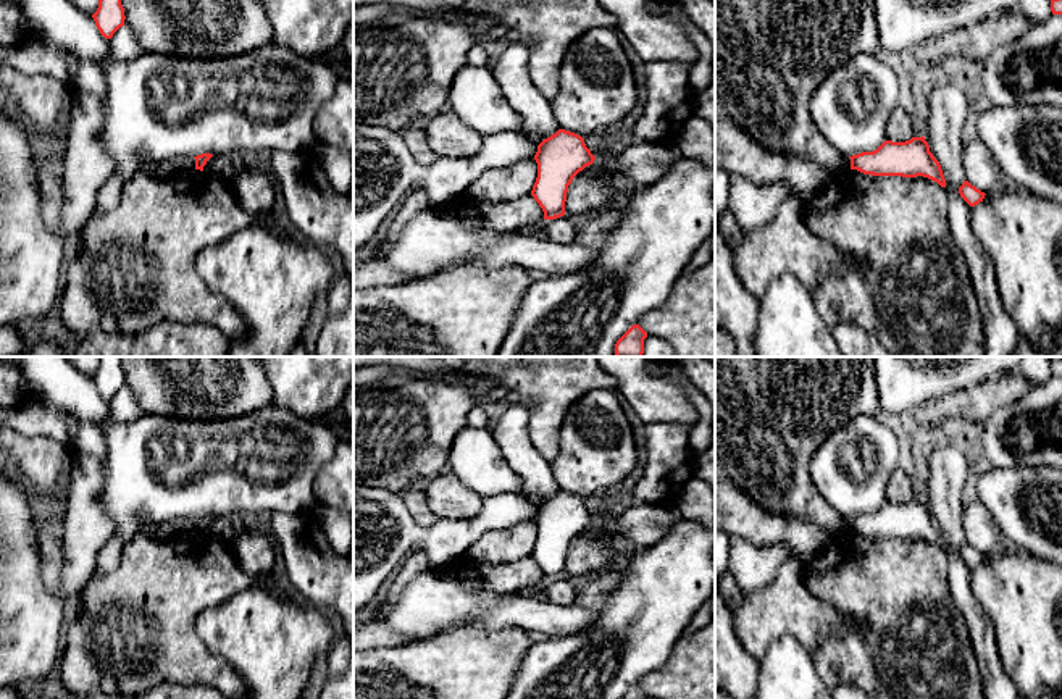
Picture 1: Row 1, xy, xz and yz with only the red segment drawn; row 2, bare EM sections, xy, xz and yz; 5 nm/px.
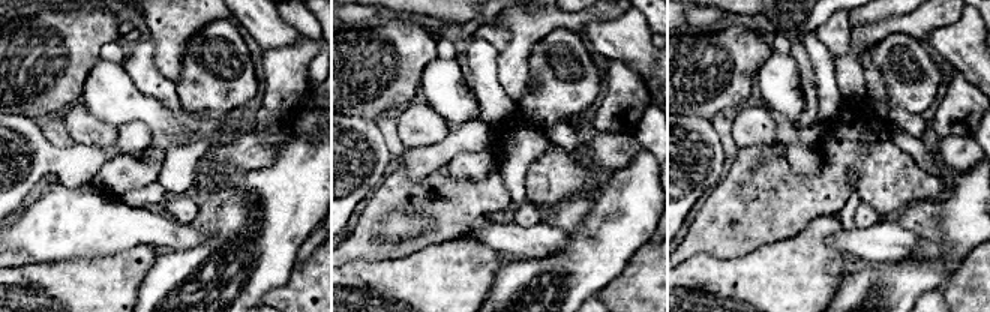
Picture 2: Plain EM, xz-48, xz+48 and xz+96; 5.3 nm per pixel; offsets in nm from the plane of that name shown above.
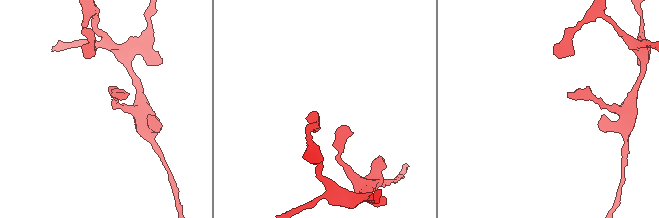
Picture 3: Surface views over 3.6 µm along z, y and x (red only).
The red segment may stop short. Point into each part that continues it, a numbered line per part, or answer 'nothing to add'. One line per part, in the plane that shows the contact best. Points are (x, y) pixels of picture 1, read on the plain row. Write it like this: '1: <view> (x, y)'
nothing to add

